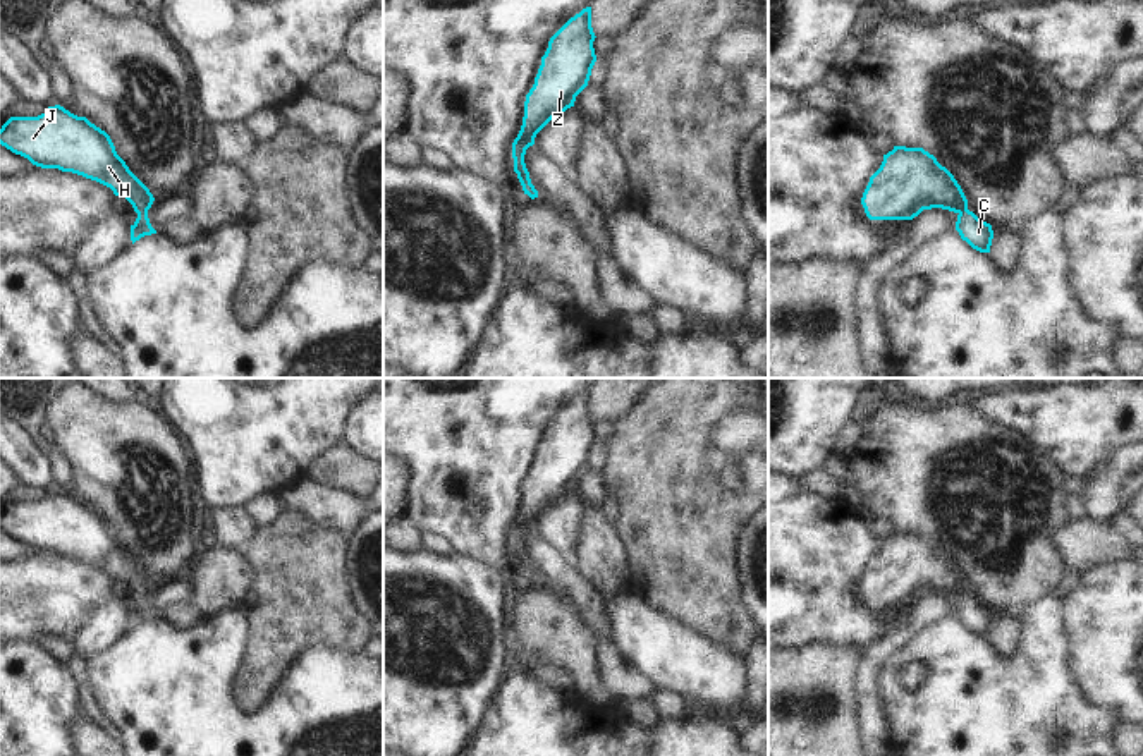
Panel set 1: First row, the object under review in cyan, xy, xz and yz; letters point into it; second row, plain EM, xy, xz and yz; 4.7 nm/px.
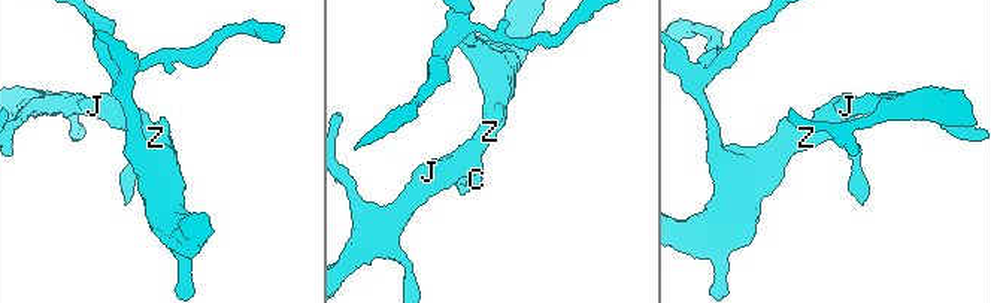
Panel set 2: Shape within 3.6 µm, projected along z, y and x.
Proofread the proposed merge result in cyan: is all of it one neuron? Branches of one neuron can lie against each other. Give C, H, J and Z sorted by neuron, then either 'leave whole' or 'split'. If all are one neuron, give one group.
C H J Z; leave whole

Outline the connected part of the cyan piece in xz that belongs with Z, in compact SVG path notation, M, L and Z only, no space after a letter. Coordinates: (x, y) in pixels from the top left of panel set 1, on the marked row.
M591 7L571 17L548 41L535 84L526 94L524 117L512 143L514 172L524 194L538 198L531 184L524 155L536 134L557 115L574 107L576 96L588 86L596 62L591 27Z

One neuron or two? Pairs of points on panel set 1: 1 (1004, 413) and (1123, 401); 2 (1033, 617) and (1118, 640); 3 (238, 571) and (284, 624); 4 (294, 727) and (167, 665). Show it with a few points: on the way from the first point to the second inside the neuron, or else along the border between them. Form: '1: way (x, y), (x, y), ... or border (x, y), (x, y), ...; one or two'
1: way (1033, 416), (1094, 416); one
2: border (1061, 602), (1063, 633), (1068, 650); two
3: border (241, 552), (253, 573), (253, 585), (244, 605); two
4: way (263, 727), (229, 727), (198, 696); one

